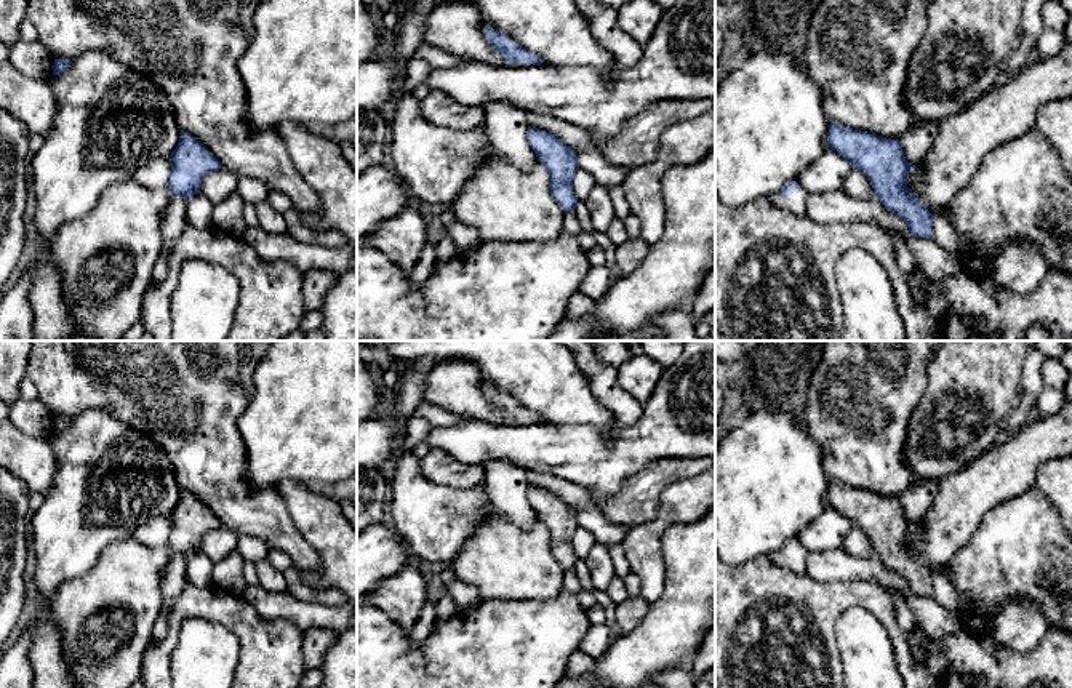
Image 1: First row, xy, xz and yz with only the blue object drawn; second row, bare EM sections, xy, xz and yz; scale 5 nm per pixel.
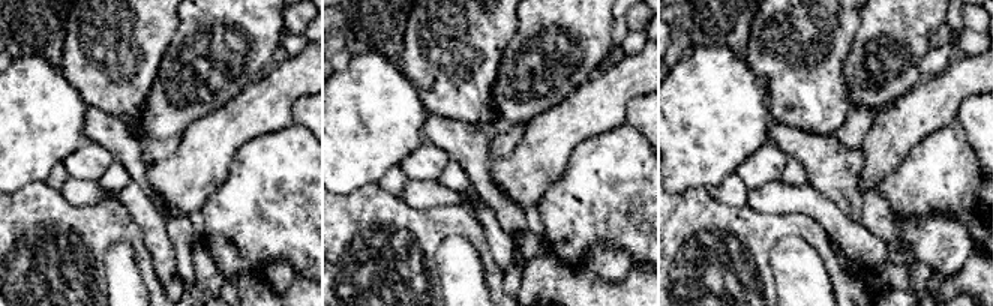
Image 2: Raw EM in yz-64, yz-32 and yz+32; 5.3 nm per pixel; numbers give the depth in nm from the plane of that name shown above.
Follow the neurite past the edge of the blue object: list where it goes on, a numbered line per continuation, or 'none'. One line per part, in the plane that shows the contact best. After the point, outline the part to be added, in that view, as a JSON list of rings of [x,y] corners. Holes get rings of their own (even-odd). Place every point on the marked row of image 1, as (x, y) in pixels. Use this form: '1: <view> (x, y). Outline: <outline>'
1: yz (796, 204). Outline: [[[792,179],[789,184],[792,182],[798,184],[797,190],[792,195],[782,198],[781,194],[778,194],[773,200],[779,208],[787,210],[795,216],[806,216],[808,192],[800,186],[798,179]]]

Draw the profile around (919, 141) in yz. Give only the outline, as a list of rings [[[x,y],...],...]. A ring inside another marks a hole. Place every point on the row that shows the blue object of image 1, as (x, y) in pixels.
[[[920,122],[904,139],[902,139],[902,152],[904,158],[917,165],[923,160],[926,152],[931,149],[938,133],[941,122]]]

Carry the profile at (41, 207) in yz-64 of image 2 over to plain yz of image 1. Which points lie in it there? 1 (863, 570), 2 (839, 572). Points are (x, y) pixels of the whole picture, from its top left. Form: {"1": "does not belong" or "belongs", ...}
{"1": "does not belong", "2": "does not belong"}

